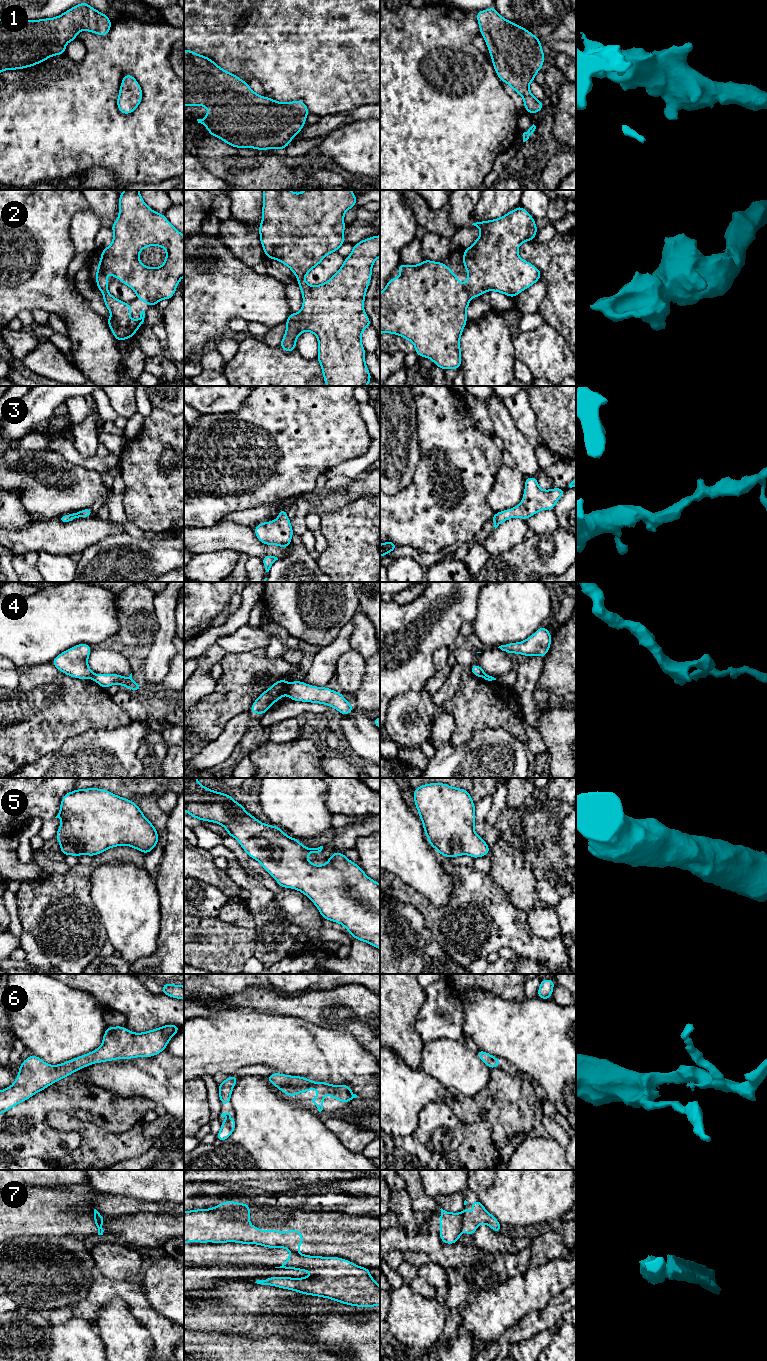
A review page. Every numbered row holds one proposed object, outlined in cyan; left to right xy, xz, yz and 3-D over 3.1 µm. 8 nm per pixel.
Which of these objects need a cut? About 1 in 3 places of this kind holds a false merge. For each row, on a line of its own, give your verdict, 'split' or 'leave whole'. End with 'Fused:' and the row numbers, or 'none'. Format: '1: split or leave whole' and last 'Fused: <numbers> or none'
1: leave whole
2: leave whole
3: leave whole
4: split
5: leave whole
6: leave whole
7: split
Fused: 4, 7

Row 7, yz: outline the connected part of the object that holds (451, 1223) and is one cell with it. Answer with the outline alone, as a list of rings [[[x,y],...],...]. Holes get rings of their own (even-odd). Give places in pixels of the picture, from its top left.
[[[441,1210],[438,1221],[442,1231],[439,1234],[441,1241],[445,1244],[455,1244],[462,1235],[462,1216],[460,1213],[452,1213]]]

